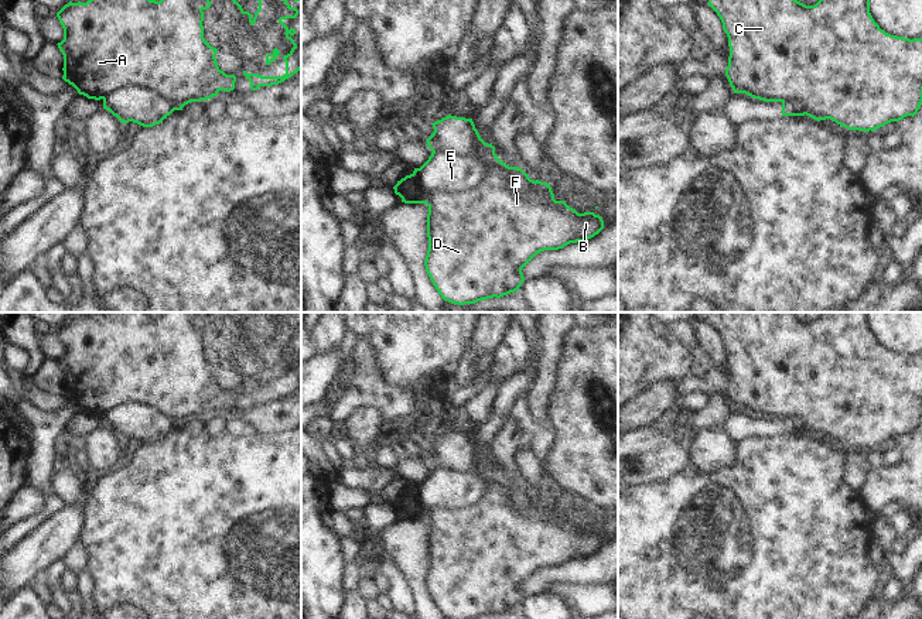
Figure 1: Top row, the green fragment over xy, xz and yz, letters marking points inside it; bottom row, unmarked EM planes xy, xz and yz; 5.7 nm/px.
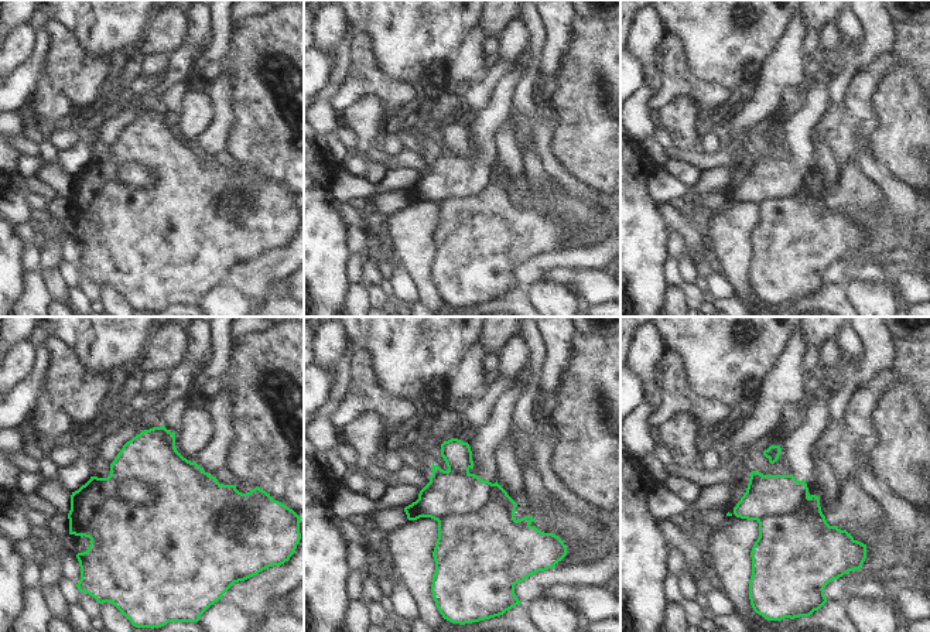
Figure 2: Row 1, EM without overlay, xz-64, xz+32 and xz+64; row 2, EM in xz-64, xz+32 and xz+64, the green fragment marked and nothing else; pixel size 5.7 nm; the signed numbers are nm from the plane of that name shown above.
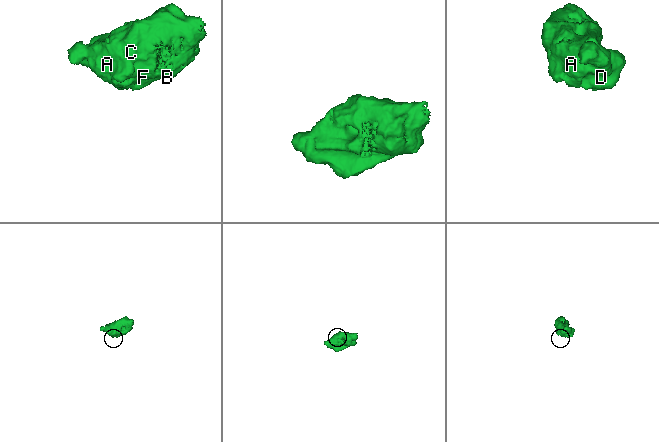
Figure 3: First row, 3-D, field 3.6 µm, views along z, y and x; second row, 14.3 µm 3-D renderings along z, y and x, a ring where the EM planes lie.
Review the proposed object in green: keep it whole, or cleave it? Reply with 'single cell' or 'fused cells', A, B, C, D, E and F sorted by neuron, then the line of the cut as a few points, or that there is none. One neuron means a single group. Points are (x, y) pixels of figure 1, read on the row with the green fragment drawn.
fused cells | A B C D F / E | xz (487, 168), (475, 185), (461, 192), (424, 192), (416, 177)

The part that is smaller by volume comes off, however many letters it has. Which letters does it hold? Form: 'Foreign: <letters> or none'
Foreign: E

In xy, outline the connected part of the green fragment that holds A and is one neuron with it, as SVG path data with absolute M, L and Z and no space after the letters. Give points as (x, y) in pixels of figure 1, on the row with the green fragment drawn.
M88 0L86 3L65 4L57 17L64 28L64 40L58 48L64 55L62 79L72 85L79 95L100 100L124 86L146 88L160 93L173 103L175 110L191 102L218 96L219 90L235 89L236 76L226 75L216 62L218 49L204 38L204 11L209 0Z

